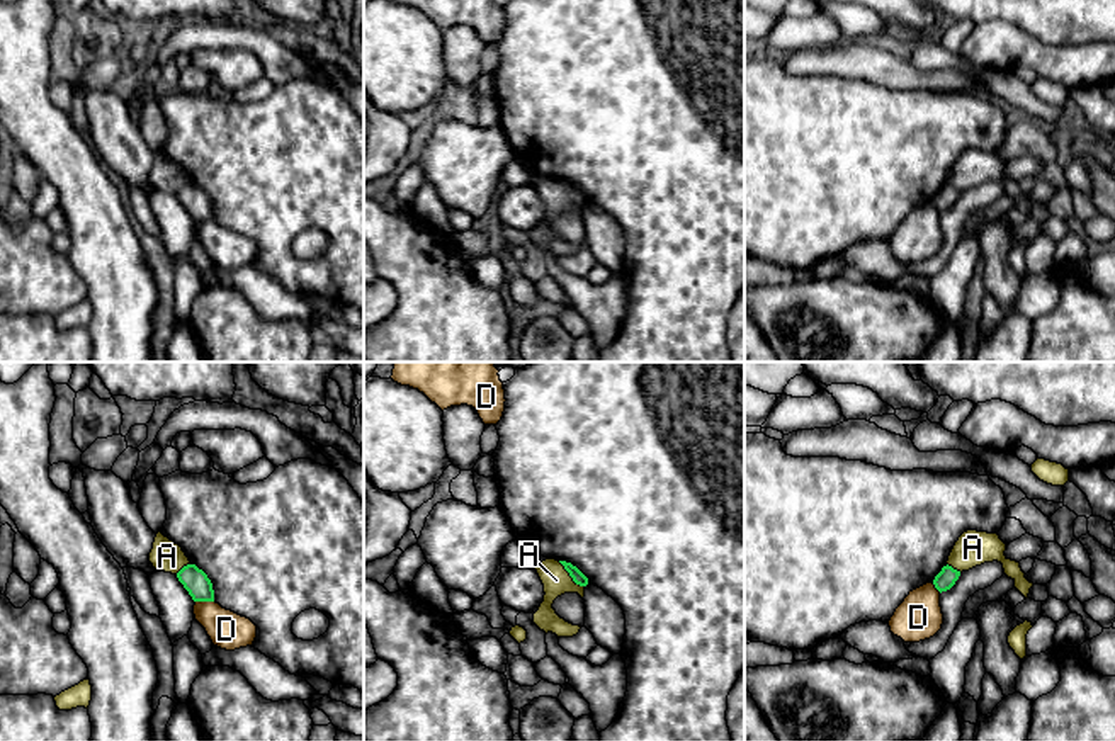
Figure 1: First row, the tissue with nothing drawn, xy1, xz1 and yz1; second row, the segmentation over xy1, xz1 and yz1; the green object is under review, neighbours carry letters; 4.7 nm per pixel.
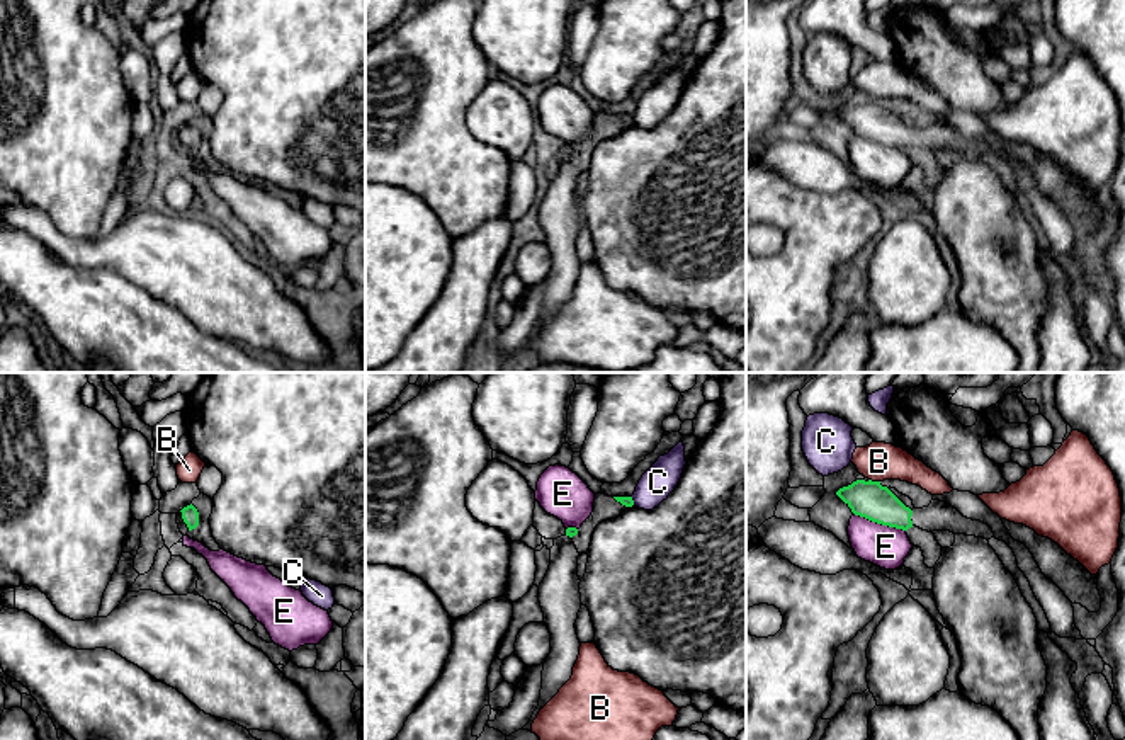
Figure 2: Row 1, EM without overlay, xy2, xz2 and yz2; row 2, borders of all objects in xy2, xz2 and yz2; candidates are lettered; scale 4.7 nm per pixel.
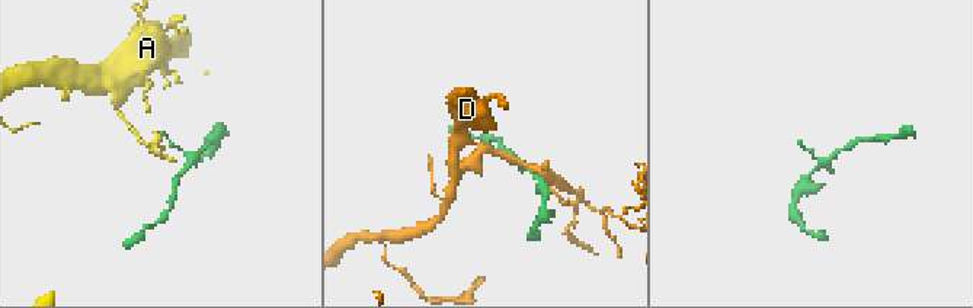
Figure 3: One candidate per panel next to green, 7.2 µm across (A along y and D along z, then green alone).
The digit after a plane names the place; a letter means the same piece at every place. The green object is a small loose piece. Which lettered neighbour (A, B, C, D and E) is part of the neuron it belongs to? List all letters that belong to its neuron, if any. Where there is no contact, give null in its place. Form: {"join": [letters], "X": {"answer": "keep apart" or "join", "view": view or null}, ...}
{"join": [], "A": {"answer": "keep apart", "view": "xz1"}, "B": {"answer": "keep apart", "view": "yz2"}, "C": {"answer": "keep apart", "view": "xz2"}, "D": {"answer": "keep apart", "view": "xy1"}, "E": {"answer": "keep apart", "view": "yz2"}}

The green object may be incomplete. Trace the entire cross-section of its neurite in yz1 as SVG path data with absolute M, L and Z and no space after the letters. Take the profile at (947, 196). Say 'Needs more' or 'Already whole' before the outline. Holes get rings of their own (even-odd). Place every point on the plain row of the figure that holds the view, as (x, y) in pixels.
Already whole. M943 185L942 190L935 195L933 204L942 212L950 209L955 201L959 199L960 190L954 189L952 185Z

